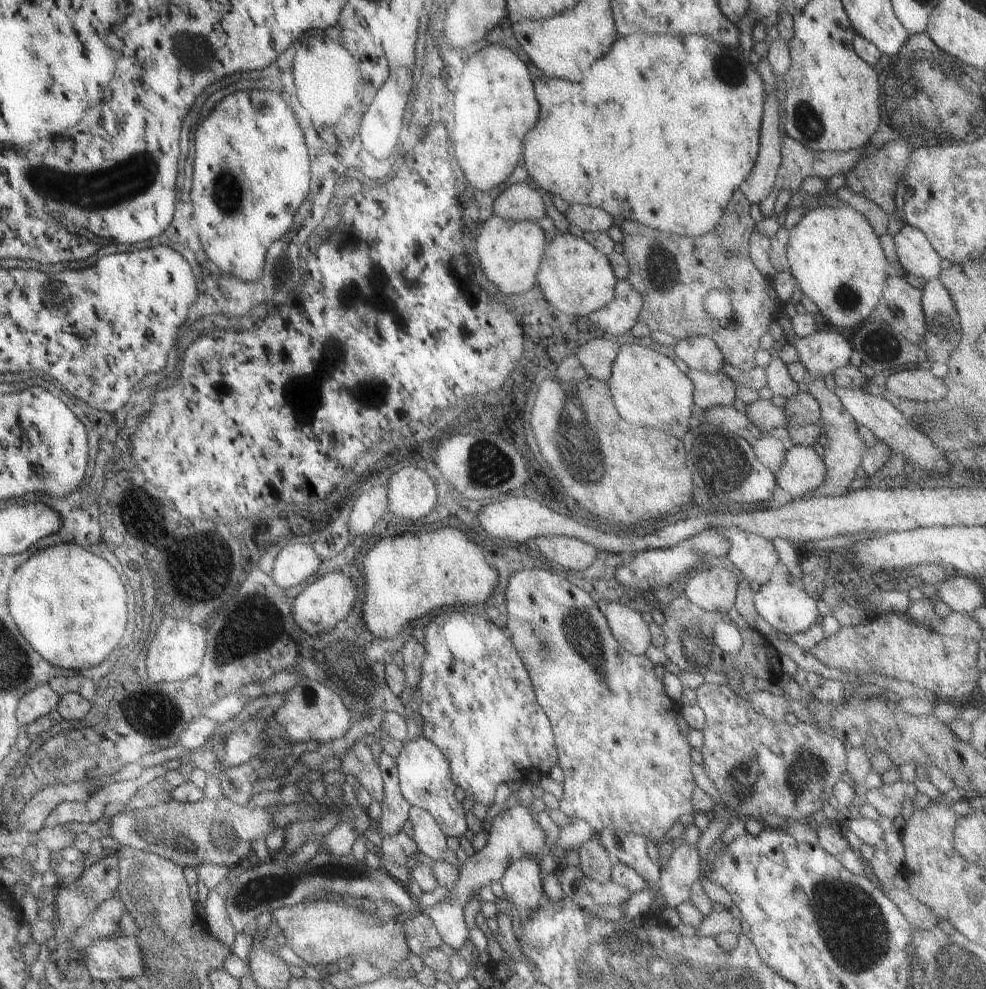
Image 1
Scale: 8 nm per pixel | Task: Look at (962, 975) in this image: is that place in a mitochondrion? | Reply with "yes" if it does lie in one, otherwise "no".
yes

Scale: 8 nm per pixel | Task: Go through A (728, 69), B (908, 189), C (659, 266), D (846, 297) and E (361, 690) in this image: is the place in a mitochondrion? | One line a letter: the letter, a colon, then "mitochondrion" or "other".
A: mitochondrion
B: other
C: mitochondrion
D: mitochondrion
E: mitochondrion

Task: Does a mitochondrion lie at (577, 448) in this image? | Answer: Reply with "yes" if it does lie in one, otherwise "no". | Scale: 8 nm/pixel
yes

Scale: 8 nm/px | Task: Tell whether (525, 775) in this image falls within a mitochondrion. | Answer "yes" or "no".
no

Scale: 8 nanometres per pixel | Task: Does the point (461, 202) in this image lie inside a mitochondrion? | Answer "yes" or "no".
no

